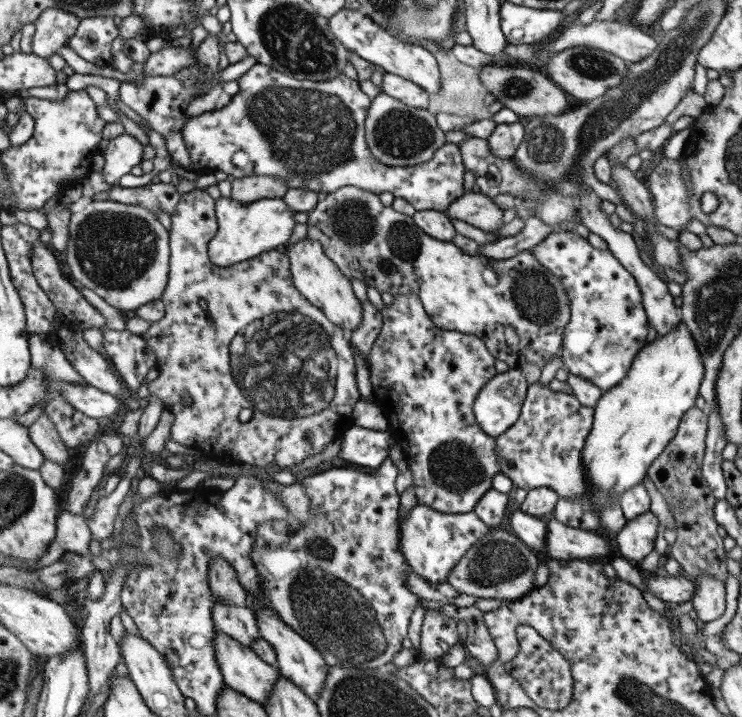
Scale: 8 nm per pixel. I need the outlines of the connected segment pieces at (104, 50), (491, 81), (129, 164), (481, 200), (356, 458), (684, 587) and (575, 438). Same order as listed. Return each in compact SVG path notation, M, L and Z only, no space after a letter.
M83 18L79 19L76 31L66 46L85 62L105 66L111 61L111 42L117 35L113 18Z
M499 64L483 65L479 71L479 80L484 89L494 96L494 101L509 108L511 112L520 116L558 115L565 108L574 103L556 84L553 84L545 74L541 74L533 67L500 66Z
M125 132L108 139L100 150L104 158L104 165L100 170L103 180L109 186L117 186L119 178L141 162L141 150L142 145L131 134Z
M482 193L465 194L444 210L451 219L462 220L483 232L496 232L502 226L505 212Z
M354 425L341 435L337 457L355 466L379 469L394 444L386 432L368 430Z
M661 572L647 575L642 573L643 582L663 602L669 602L676 606L681 602L687 602L694 593L694 580L683 574L675 577L663 577Z
M539 382L526 388L526 396L520 407L517 421L495 438L495 456L499 473L507 477L515 488L531 490L532 488L550 488L563 500L575 500L584 496L588 490L588 482L581 468L581 449L585 437L589 435L592 426L593 407L583 407L572 396L561 392L551 392Z

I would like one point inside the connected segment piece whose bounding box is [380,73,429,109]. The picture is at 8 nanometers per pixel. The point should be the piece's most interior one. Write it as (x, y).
(405, 91)

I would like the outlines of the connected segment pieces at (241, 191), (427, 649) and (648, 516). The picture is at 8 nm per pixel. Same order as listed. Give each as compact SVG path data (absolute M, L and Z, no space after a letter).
M250 176L233 179L230 199L240 203L263 198L281 198L287 192L282 182L274 176Z
M425 609L424 619L420 627L420 641L417 649L418 656L423 659L440 658L442 655L439 640L451 647L458 644L459 639L455 632L456 621L443 616L433 609Z
M651 511L626 520L625 525L615 536L615 542L621 558L635 564L645 558L651 550L659 526L657 518Z

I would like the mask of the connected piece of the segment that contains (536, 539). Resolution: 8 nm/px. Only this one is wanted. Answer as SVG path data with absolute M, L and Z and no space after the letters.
M515 511L509 524L515 533L515 537L525 543L537 554L543 552L545 538L547 538L547 526L537 517L529 516L521 511Z

